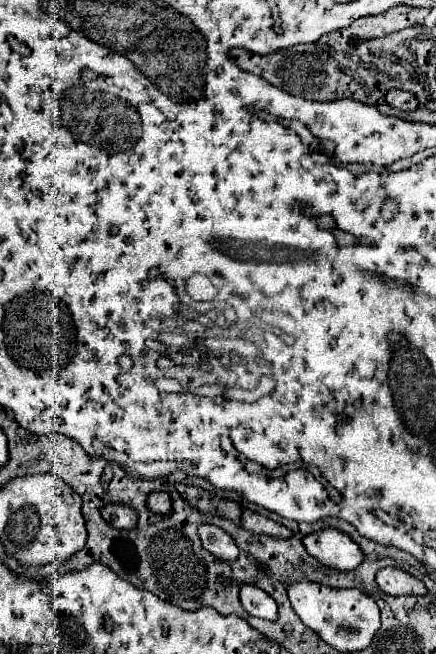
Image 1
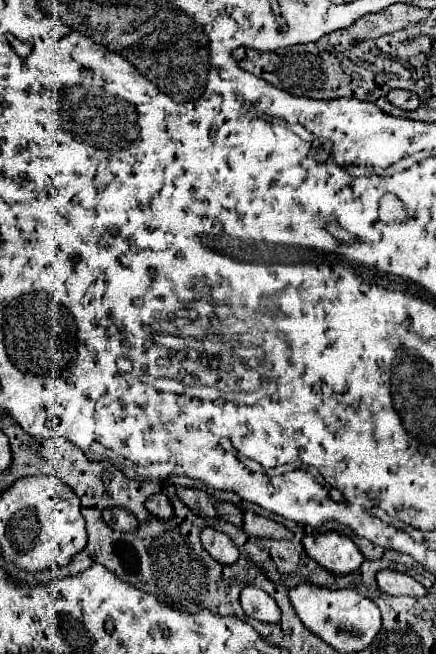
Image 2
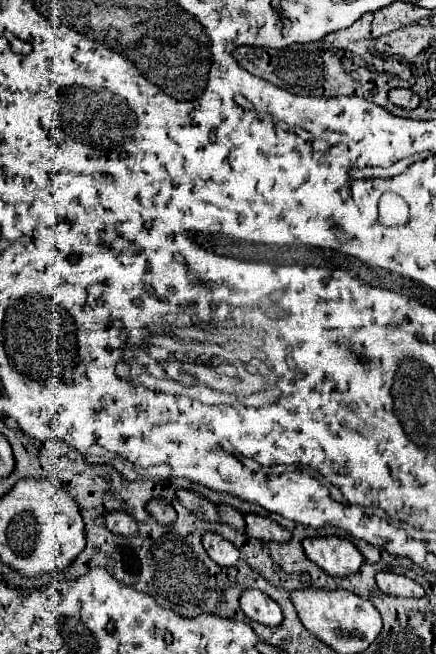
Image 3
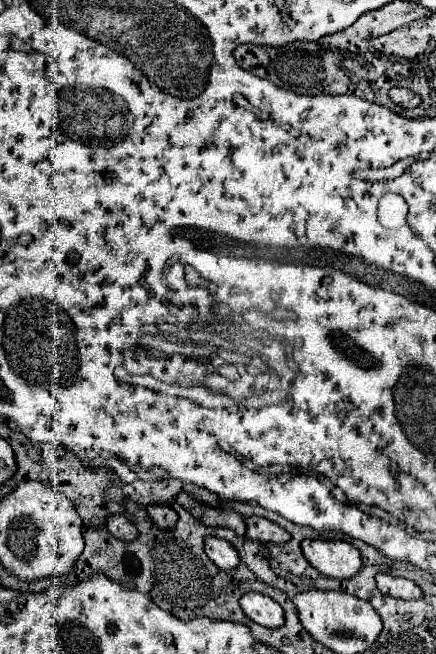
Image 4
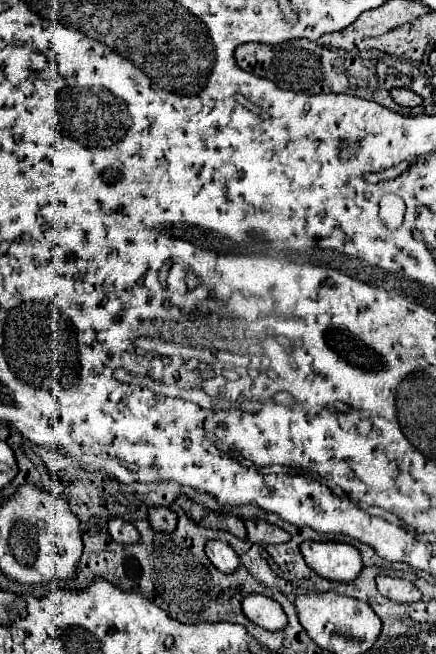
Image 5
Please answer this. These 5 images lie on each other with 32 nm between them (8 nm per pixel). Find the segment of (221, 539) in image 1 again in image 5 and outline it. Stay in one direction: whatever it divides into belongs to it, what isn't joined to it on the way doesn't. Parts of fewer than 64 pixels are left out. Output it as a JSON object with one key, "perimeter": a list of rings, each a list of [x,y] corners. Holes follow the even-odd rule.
{"perimeter":[[[210,540],[206,544],[206,556],[224,574],[232,574],[238,568],[238,564],[240,564],[236,552],[222,540]]]}

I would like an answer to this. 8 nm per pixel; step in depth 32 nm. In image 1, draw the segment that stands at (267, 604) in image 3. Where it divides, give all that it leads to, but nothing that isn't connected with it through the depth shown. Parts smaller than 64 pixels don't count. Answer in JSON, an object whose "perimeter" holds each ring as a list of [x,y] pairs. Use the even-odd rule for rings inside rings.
{"perimeter":[[[254,584],[240,586],[240,602],[242,602],[244,610],[256,618],[276,620],[276,616],[278,616],[276,602],[264,590],[256,588]]]}

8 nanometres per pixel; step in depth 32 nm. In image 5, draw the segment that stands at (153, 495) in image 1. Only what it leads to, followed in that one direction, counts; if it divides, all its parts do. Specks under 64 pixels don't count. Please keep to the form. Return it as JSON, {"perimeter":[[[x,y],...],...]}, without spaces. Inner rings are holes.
{"perimeter":[[[166,506],[148,508],[148,518],[150,518],[152,528],[160,532],[174,532],[176,520],[178,520],[176,512],[172,512],[172,508],[166,508]]]}

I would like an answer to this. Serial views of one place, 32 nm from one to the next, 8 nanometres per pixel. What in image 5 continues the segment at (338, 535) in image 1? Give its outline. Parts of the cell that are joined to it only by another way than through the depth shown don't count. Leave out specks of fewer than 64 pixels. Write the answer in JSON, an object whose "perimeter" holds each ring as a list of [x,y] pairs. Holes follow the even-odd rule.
{"perimeter":[[[312,542],[300,544],[302,556],[322,578],[336,582],[352,582],[360,570],[360,552],[344,542]]]}

